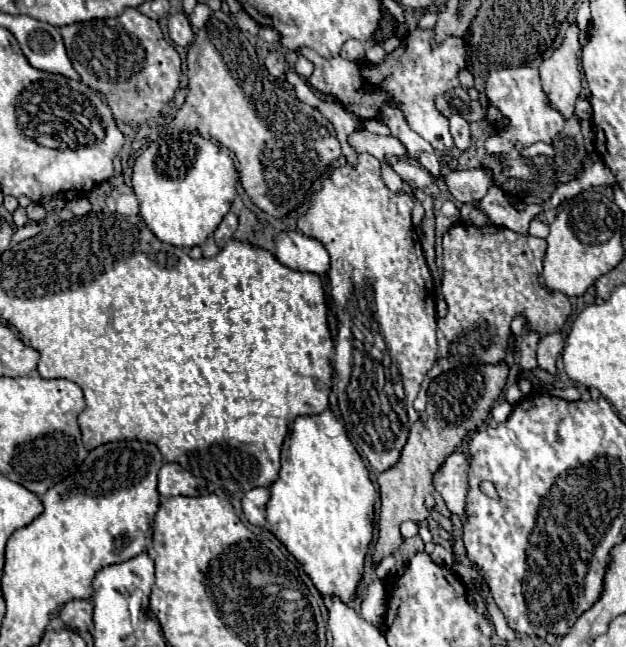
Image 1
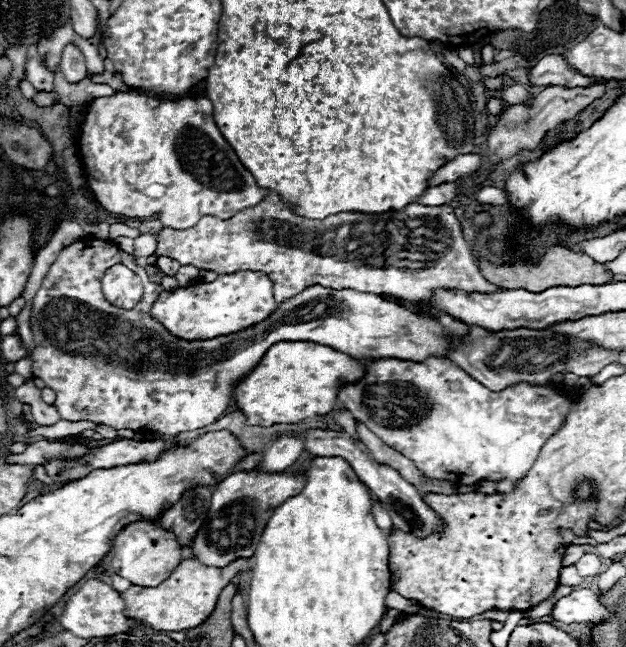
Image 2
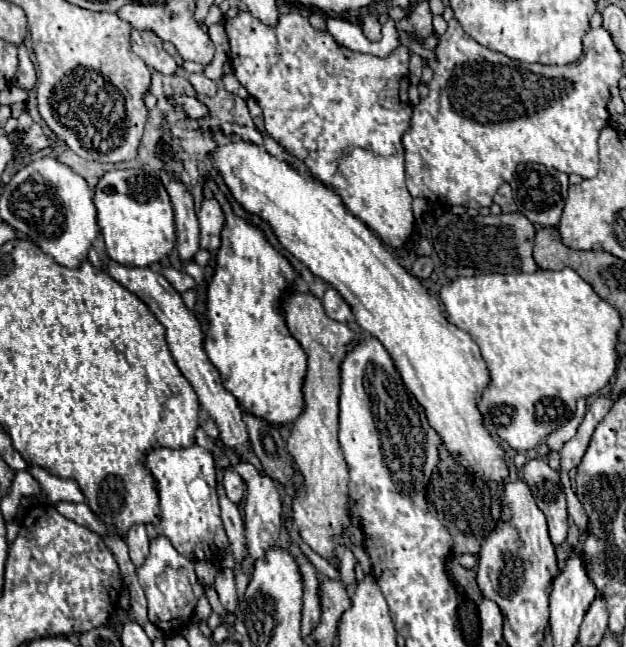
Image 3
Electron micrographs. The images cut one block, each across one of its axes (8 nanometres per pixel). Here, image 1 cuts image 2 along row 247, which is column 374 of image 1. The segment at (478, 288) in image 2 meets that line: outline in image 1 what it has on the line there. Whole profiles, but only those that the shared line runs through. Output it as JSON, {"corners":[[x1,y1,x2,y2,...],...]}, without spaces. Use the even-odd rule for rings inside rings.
{"corners":[[360,154,356,166,336,166,322,178,320,190,310,196,308,210,296,222,302,234,320,240,330,254,328,282,338,310,334,356,338,406,350,440,376,472,384,472,398,462,410,426,418,420,412,402,418,396,426,372,436,364,438,354,434,286,420,238,412,226,412,210,414,202,406,192,392,192,382,182,380,162,370,154]]}

